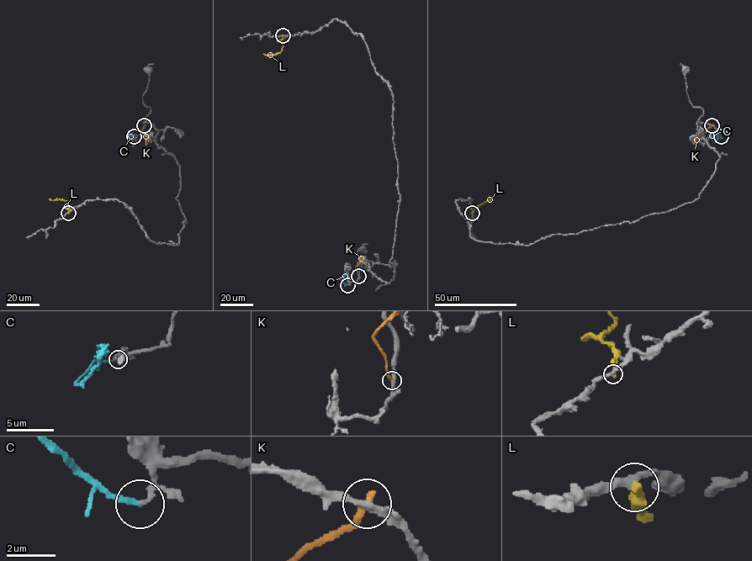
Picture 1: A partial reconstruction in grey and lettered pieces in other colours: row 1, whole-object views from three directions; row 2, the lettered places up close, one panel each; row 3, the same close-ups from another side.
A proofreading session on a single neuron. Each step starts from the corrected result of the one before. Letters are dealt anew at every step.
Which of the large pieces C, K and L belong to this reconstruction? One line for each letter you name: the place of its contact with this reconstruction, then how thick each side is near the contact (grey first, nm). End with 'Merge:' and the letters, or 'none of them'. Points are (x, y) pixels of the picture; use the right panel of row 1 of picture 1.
Merge: none of them

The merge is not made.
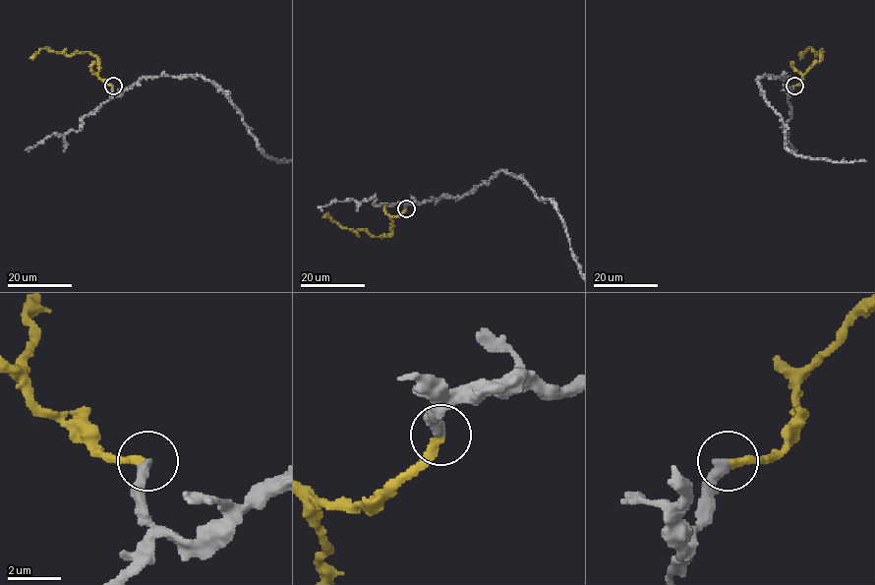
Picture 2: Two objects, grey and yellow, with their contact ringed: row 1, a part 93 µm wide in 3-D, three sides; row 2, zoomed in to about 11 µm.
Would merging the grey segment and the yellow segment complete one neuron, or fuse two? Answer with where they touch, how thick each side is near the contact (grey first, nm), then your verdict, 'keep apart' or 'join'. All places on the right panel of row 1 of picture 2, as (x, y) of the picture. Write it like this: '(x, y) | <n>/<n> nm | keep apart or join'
(794, 86) | 400/320 nm | join

